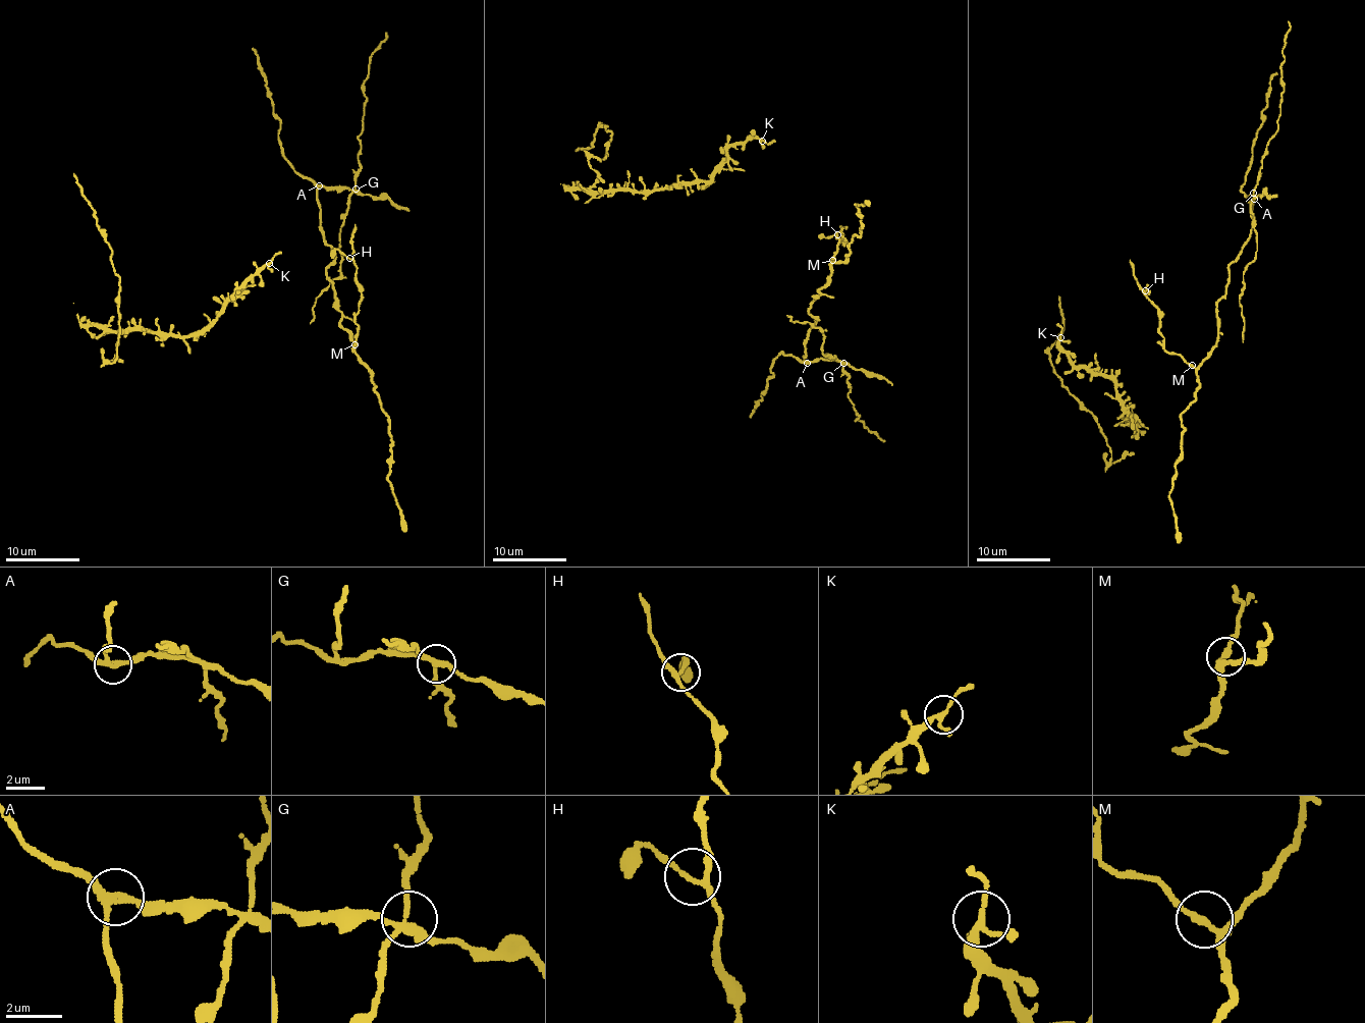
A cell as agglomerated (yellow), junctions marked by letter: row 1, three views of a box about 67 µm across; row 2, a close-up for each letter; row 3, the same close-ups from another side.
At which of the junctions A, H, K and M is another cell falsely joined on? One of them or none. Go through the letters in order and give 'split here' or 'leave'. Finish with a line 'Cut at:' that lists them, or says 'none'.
A: split here
H: leave
K: leave
M: leave
Cut at: A

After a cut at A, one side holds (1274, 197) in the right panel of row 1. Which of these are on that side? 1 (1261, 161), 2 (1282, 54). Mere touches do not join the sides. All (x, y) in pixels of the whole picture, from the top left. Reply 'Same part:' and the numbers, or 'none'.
Same part: 1, 2

